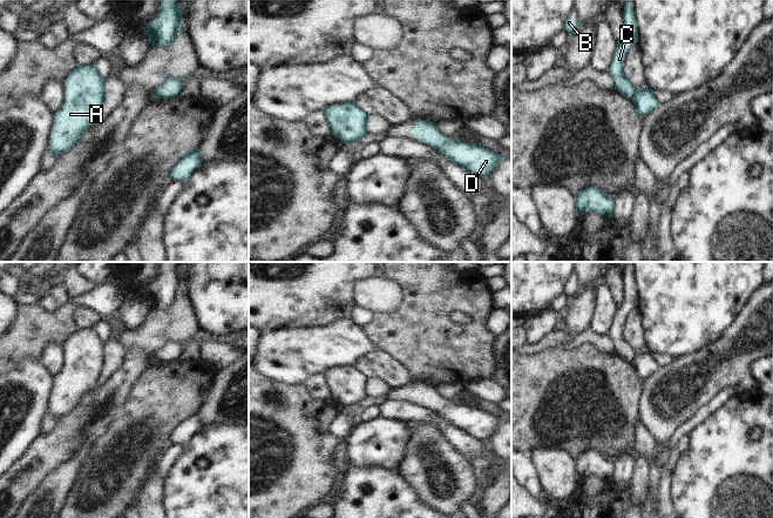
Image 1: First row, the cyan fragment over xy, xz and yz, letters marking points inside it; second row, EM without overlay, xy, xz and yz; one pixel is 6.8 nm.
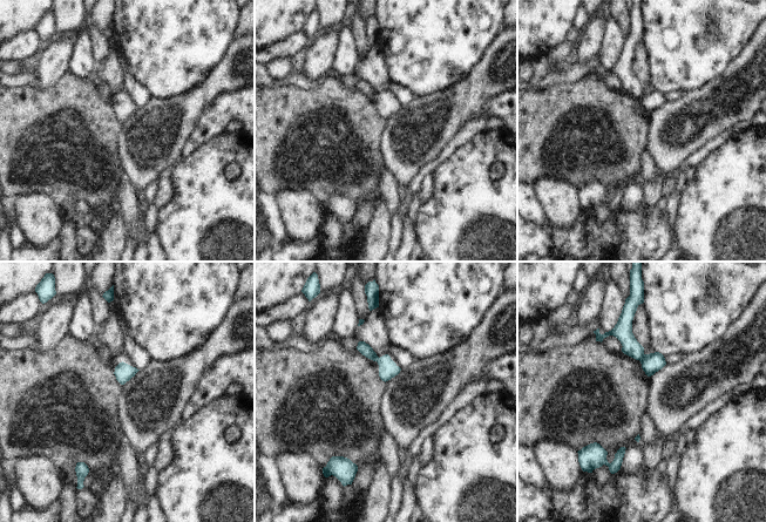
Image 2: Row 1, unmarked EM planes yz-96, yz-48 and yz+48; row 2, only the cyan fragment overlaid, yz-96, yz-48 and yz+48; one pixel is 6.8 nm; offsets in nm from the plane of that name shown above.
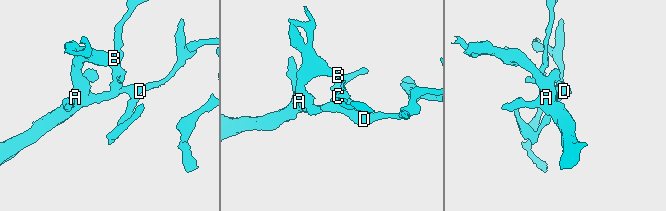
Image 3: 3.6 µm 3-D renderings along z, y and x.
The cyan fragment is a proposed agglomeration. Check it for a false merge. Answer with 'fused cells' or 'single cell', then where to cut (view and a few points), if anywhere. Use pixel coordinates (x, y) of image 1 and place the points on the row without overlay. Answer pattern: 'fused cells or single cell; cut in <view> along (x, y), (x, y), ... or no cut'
fused cells; cut in yz along (636, 352), (631, 361)

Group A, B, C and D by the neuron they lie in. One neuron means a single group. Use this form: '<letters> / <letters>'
A B D / C

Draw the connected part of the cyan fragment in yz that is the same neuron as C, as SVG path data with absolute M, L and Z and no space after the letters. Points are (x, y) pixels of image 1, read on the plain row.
M626 262L622 281L624 284L623 302L615 310L612 324L608 334L615 343L615 352L632 362L637 352L623 337L623 329L628 314L638 305L638 288L633 275L633 262Z

